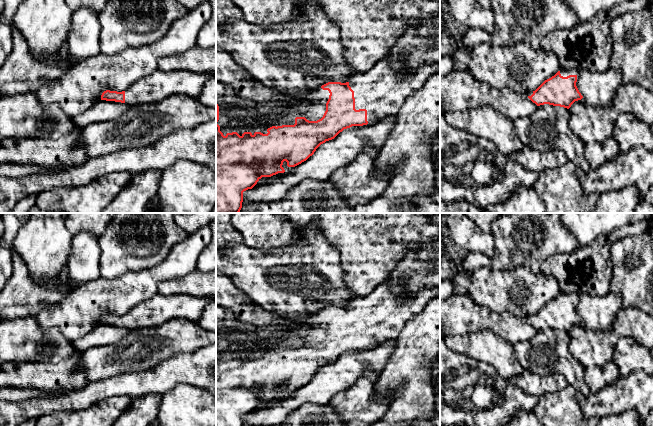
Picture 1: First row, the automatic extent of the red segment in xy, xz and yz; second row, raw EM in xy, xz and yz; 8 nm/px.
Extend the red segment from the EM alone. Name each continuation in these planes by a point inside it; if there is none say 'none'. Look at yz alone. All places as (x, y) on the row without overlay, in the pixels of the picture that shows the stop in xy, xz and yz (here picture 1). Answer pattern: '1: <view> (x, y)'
1: yz (564, 297)

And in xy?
1: xy (157, 310)

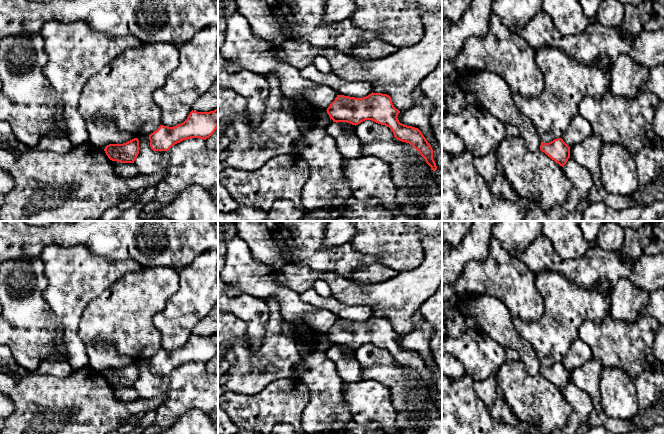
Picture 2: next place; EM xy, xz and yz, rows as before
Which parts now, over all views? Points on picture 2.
none

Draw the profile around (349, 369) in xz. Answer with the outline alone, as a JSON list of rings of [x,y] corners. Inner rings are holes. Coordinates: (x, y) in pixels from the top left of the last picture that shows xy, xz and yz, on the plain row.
[[[336,346],[326,352],[328,359],[336,364],[339,376],[348,383],[357,383],[362,380],[362,371],[359,362],[354,356],[346,356]]]

